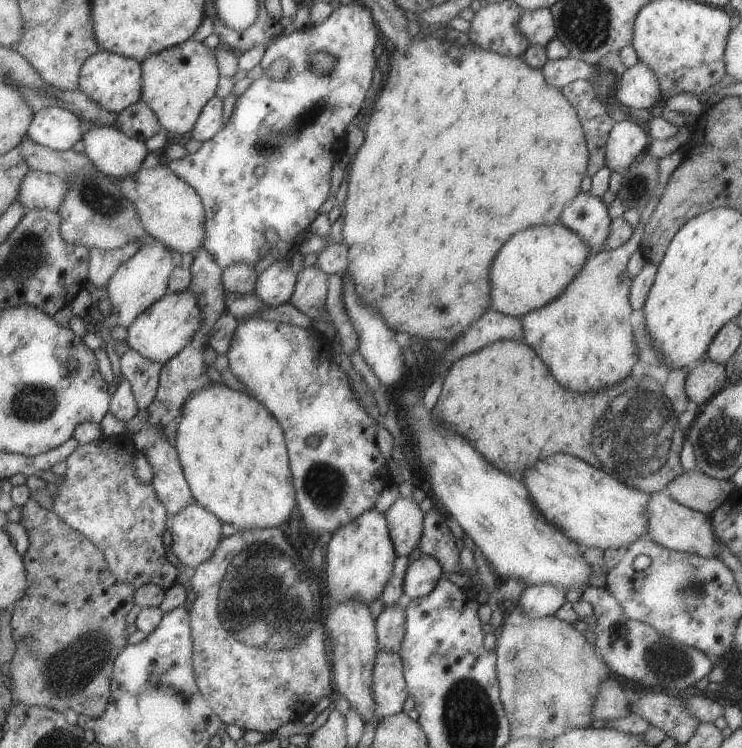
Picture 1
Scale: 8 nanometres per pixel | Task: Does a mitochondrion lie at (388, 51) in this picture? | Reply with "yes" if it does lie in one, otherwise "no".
no

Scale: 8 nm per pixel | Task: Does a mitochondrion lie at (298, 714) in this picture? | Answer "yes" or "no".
no

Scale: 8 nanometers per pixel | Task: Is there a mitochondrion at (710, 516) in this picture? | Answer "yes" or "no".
no

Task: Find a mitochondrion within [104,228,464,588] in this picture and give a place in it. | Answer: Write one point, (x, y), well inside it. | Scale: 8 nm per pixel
(324, 486)

